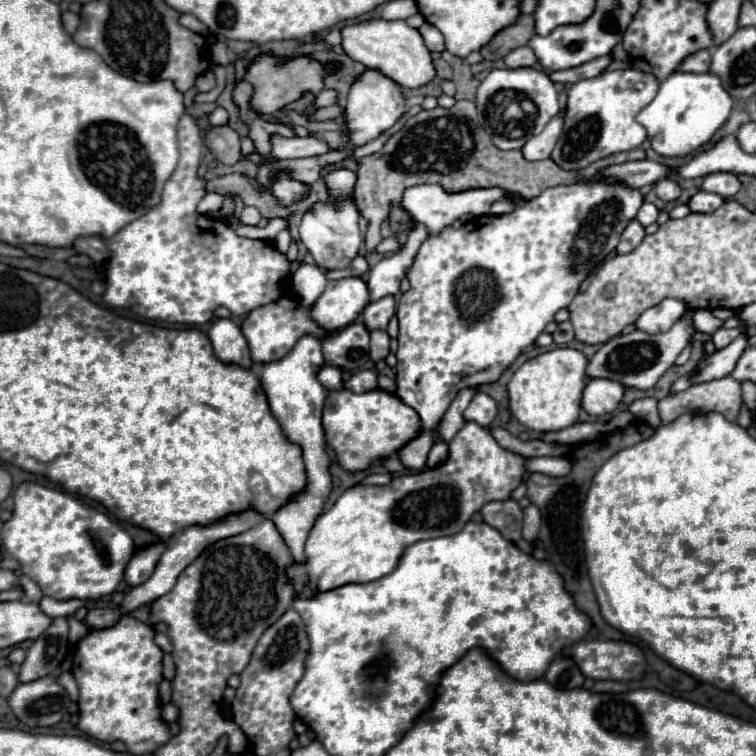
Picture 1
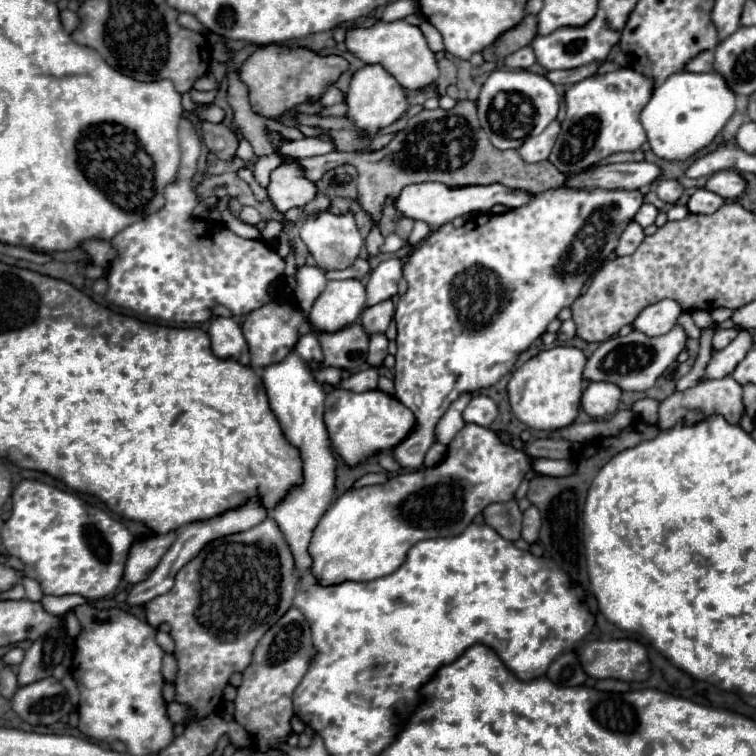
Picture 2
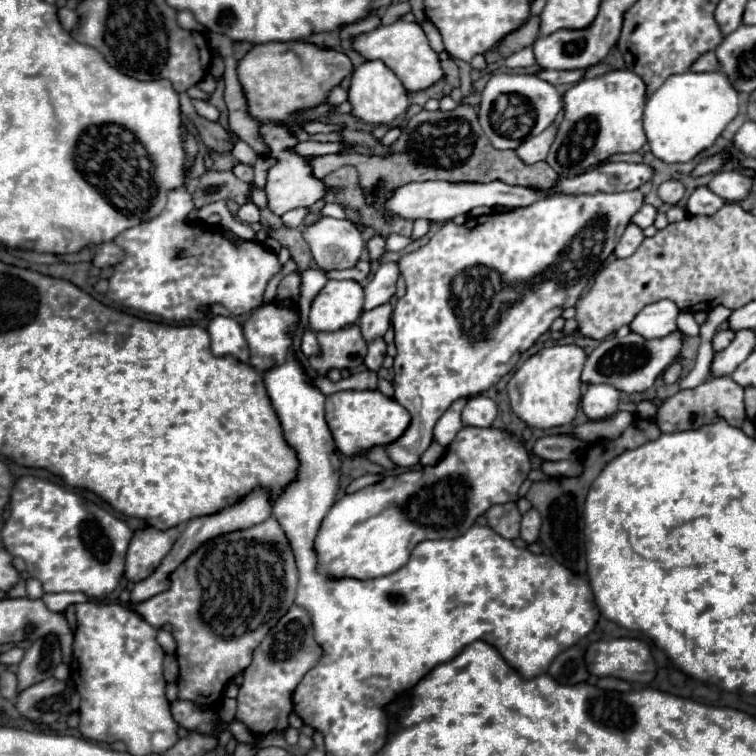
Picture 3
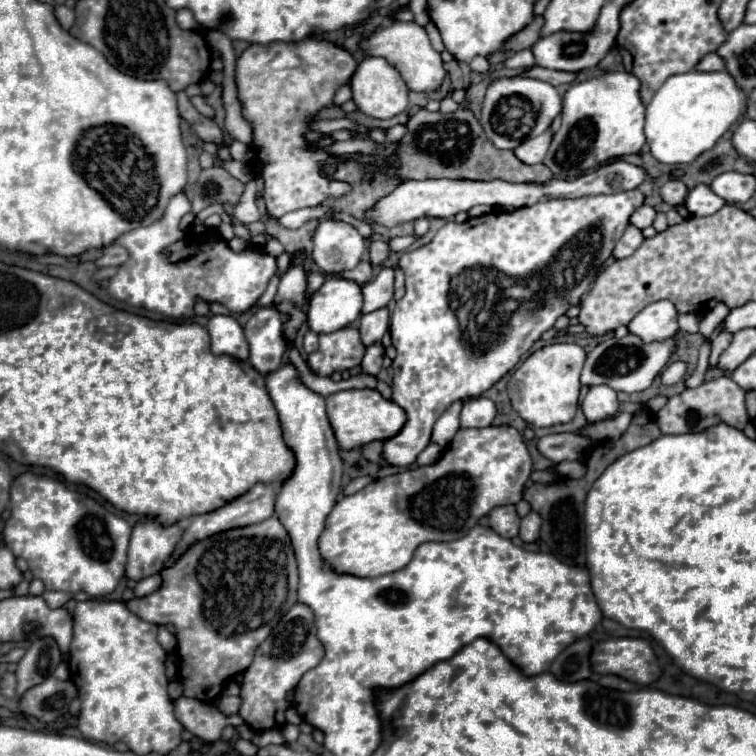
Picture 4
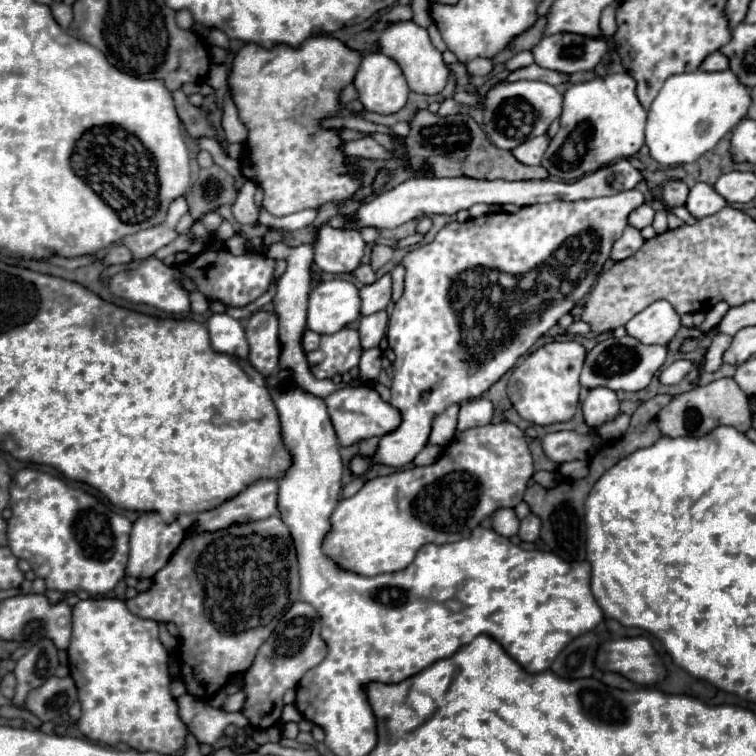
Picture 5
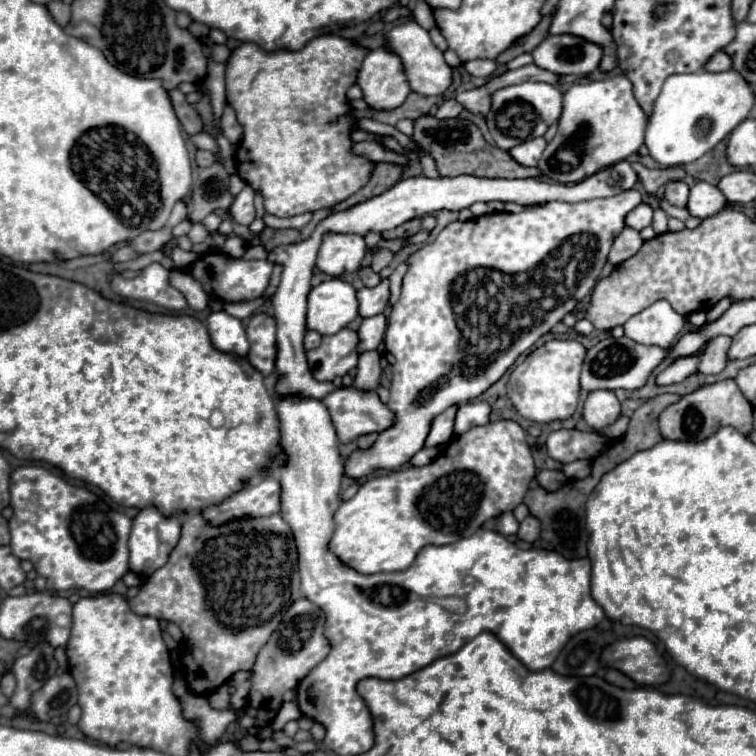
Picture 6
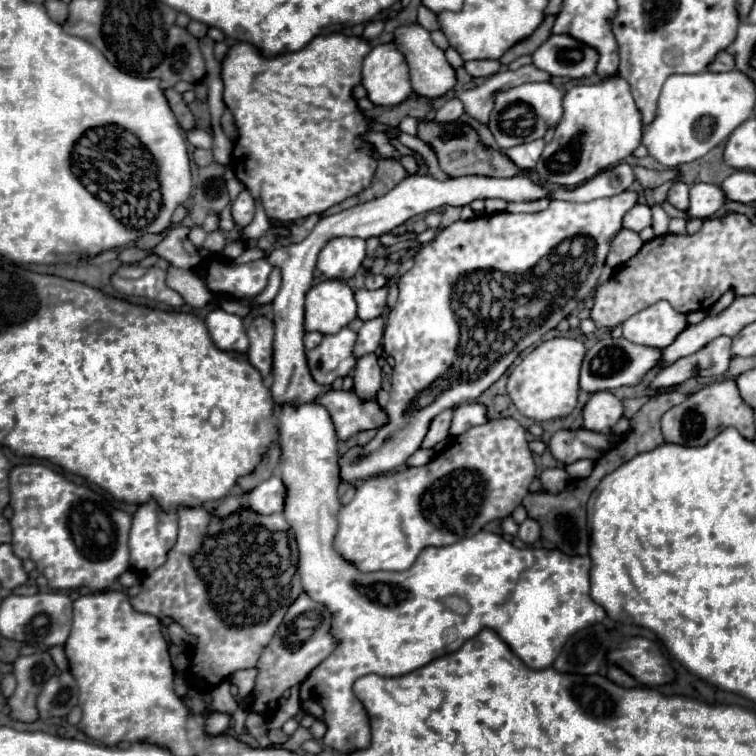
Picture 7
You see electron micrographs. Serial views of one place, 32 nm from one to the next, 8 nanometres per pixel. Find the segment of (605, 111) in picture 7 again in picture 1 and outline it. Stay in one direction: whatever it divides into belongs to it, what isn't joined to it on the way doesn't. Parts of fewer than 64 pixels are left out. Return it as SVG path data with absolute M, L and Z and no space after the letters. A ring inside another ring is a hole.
M634 68L604 72L572 84L568 90L564 128L550 158L564 170L580 170L614 152L640 148L646 140L646 128L636 120L636 114L654 98L656 90L658 80Z

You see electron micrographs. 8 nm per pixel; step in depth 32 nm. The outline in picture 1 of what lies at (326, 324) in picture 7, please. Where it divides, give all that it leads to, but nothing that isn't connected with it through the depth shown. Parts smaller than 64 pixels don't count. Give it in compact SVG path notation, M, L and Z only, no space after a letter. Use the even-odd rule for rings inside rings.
M362 278L328 282L312 306L312 320L326 332L352 324L368 304L368 288Z

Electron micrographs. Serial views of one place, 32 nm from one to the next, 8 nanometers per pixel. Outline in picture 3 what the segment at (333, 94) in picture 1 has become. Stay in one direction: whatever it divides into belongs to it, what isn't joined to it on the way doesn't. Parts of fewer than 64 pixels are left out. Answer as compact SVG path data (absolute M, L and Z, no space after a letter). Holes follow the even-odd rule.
M336 86L330 96L328 96L328 104L332 106L338 106L338 104L344 104L348 102L348 88L342 88L342 86Z

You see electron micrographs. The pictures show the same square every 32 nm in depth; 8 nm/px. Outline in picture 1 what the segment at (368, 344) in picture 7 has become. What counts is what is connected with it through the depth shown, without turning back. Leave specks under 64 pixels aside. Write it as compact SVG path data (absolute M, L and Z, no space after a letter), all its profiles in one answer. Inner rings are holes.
M394 296L390 298L382 298L378 302L372 302L364 308L362 318L364 318L364 326L366 330L374 332L374 330L386 330L390 318L394 316L396 304L394 304Z

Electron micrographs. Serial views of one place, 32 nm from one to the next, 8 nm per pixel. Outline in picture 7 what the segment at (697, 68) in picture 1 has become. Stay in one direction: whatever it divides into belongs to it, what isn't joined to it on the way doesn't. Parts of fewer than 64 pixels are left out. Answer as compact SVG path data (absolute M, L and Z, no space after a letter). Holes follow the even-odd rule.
M722 52L718 54L718 58L710 64L710 72L730 72L736 68L736 62L734 62L734 56L728 54L728 52Z

